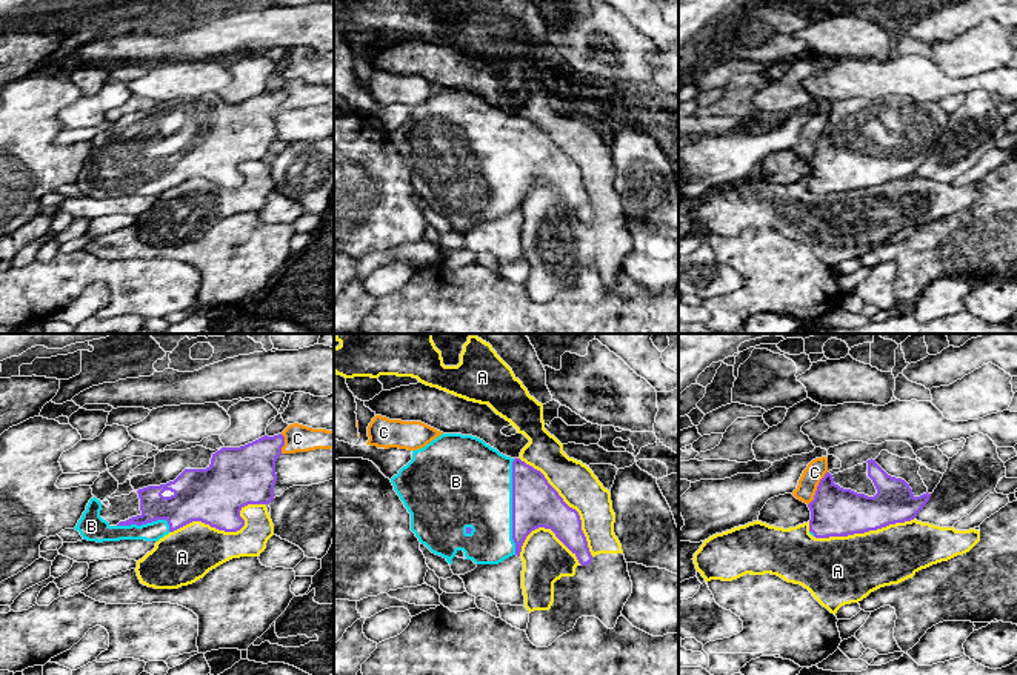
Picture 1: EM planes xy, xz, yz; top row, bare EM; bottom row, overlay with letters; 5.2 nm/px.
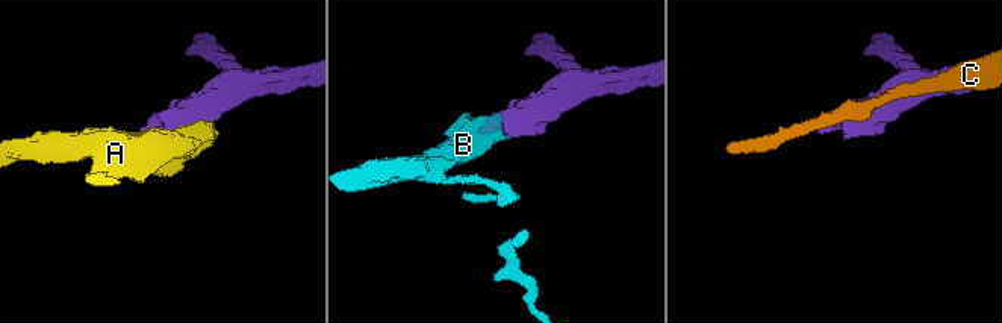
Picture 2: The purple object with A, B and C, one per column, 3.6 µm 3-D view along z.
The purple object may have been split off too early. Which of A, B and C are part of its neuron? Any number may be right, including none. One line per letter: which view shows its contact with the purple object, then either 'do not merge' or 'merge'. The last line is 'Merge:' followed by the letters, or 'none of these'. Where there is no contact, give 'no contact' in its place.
A: contact in xy; do not merge
B: contact in xz; merge
C: contact in yz; do not merge
Merge: B

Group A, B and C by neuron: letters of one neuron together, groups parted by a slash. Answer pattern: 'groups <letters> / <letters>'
groups A / B / C

